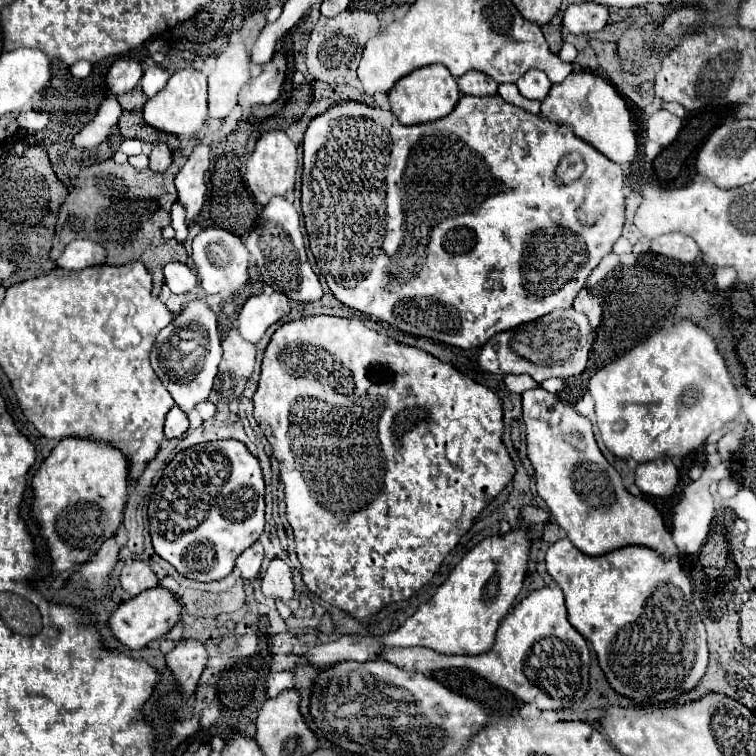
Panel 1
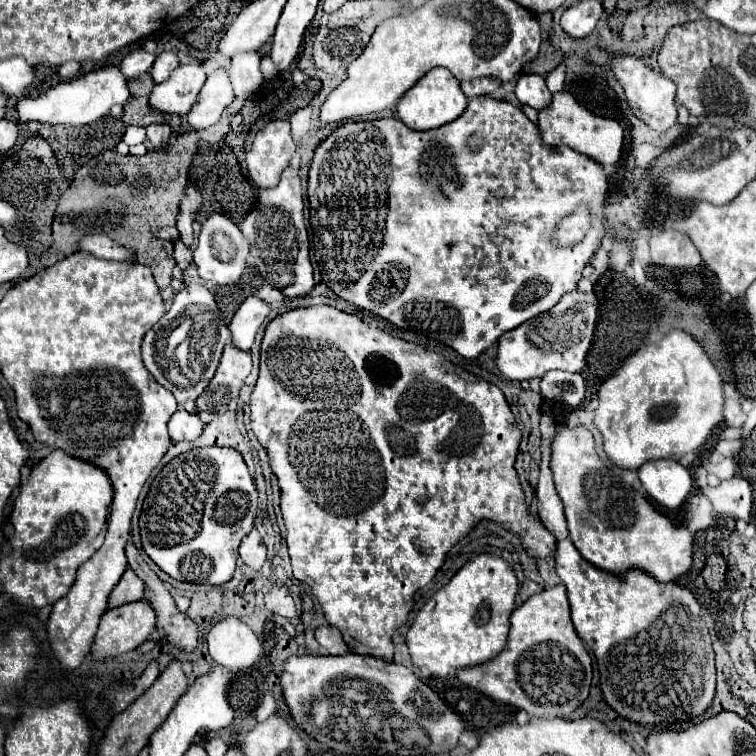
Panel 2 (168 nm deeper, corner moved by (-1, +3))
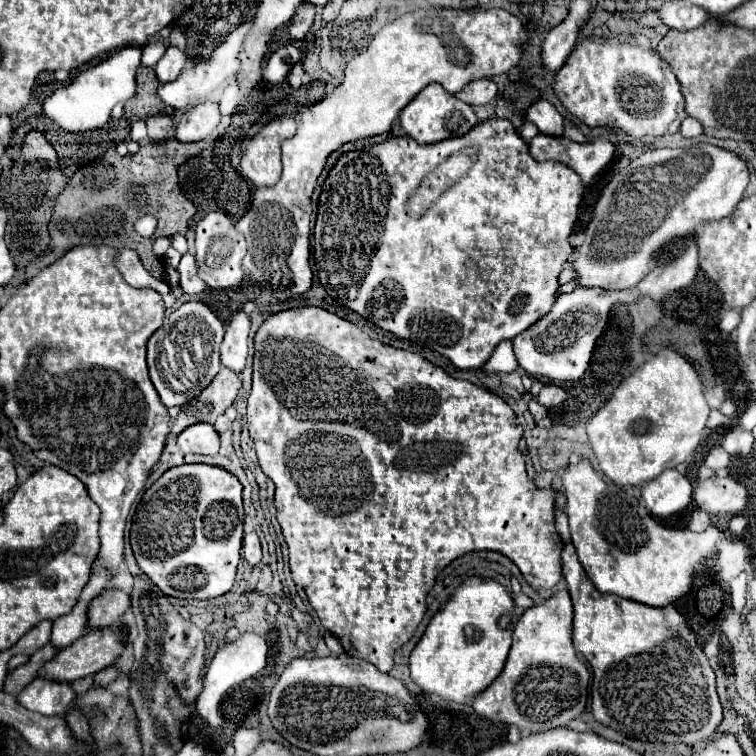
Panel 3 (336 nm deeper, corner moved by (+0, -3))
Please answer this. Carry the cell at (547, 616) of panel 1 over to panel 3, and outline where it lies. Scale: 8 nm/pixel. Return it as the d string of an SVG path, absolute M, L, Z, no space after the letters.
M558 590L520 616L502 674L482 694L474 696L472 708L492 722L516 724L524 734L546 732L566 726L582 714L588 700L588 682L588 666L572 646L572 602L568 590Z

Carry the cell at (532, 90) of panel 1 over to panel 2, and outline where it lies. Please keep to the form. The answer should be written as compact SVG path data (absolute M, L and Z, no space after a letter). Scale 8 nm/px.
M537 74L521 76L521 80L517 82L515 94L517 94L521 104L527 104L535 110L545 110L551 104L551 98L553 98L553 94L547 90L545 78L537 76Z

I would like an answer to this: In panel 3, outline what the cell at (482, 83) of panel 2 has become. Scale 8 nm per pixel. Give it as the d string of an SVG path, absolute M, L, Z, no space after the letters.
M474 80L464 86L458 94L458 100L474 106L474 104L488 104L496 98L496 84L492 80Z

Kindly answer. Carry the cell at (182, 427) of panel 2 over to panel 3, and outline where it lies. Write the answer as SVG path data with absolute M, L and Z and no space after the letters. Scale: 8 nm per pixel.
M192 424L178 434L176 444L184 454L216 454L220 440L210 424Z

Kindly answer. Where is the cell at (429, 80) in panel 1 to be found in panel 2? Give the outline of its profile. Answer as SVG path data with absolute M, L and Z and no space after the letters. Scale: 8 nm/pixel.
M435 68L427 72L427 76L423 76L423 80L419 80L419 84L415 84L415 88L411 88L411 92L403 96L403 100L399 100L397 114L411 130L433 130L459 118L465 108L467 96L463 96L463 90L455 76L451 76L451 72L447 72L445 68Z

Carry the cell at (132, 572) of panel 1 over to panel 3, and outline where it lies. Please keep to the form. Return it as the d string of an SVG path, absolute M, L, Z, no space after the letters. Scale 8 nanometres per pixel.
M108 588L92 600L88 608L88 624L94 628L120 624L126 610L130 608L130 596L120 588Z

